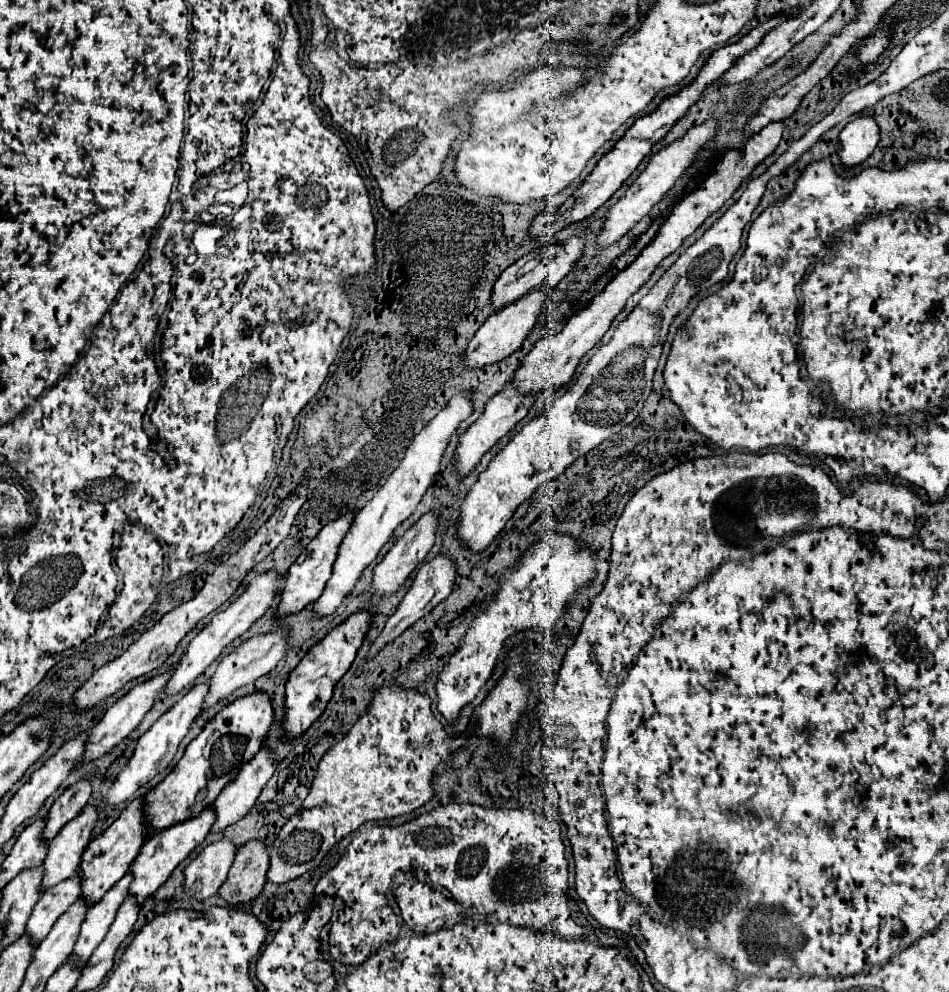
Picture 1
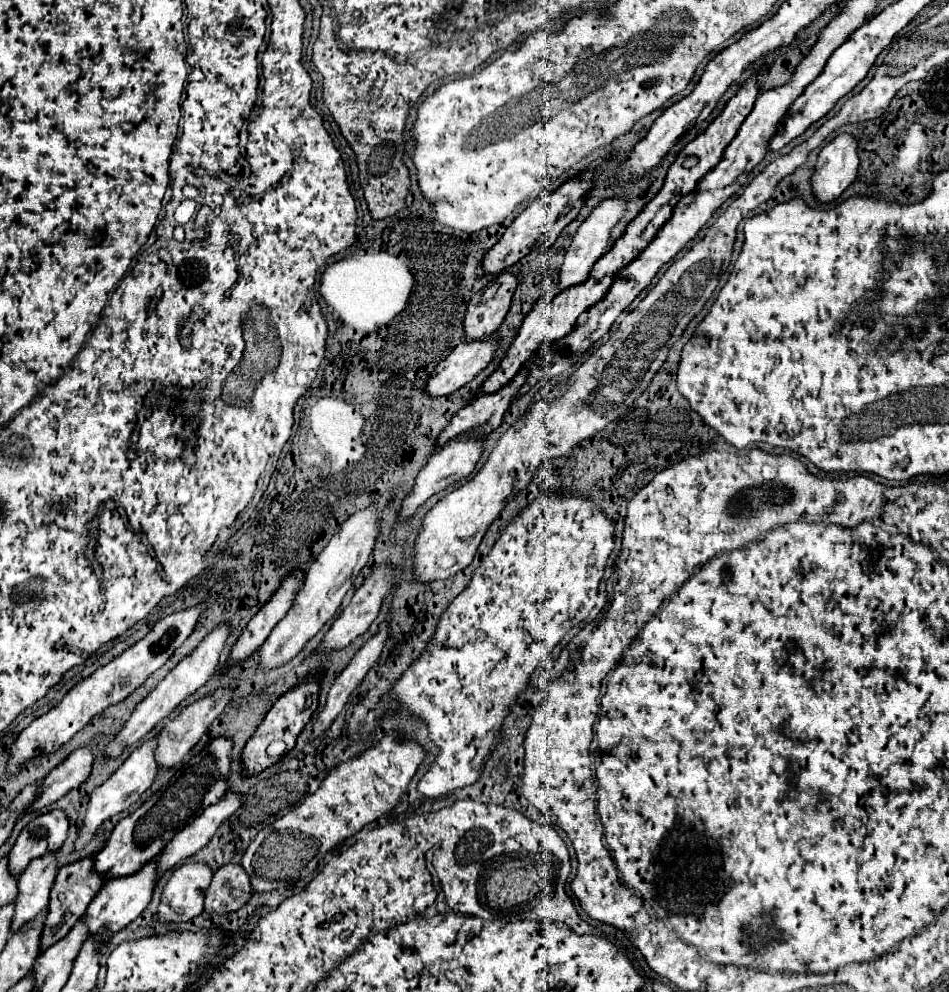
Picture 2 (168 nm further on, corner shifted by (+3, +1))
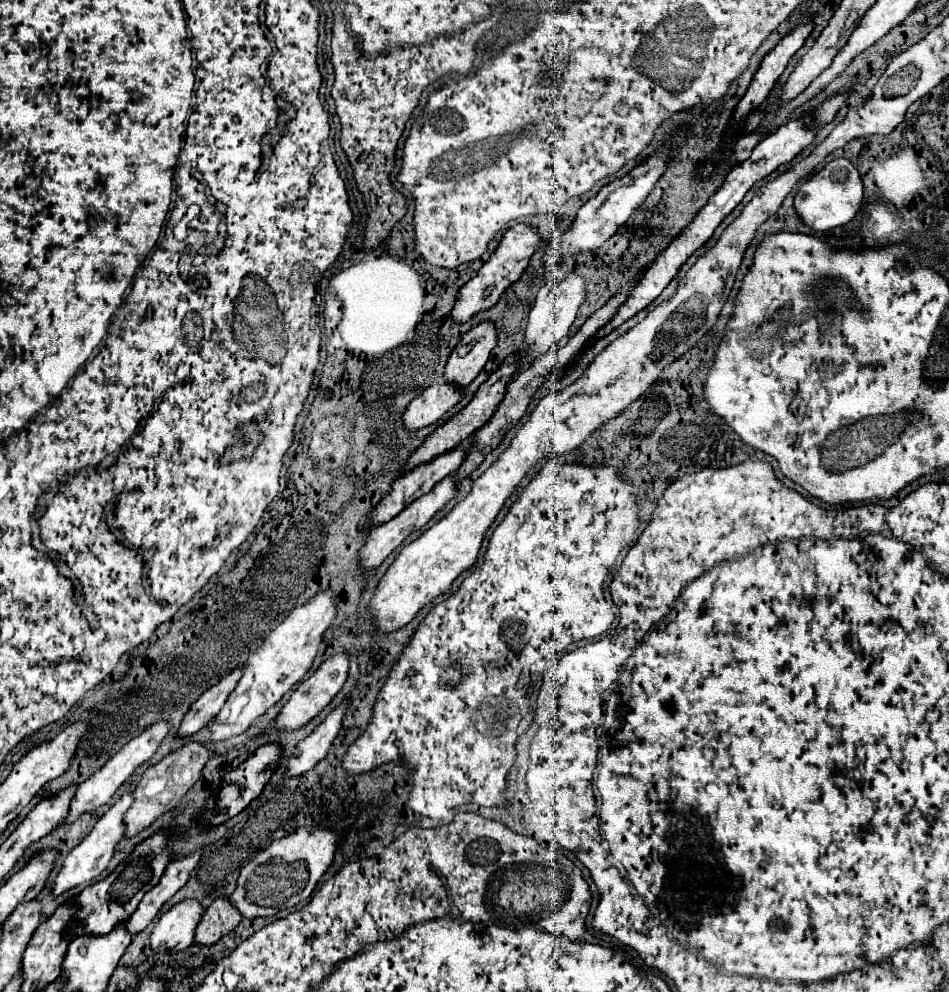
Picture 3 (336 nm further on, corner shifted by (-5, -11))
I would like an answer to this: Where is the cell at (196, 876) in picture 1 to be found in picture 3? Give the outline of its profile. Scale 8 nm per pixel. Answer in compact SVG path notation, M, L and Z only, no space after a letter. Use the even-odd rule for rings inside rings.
M184 899L172 905L156 923L150 945L160 951L182 951L194 943L198 921L204 915L204 907L198 899Z

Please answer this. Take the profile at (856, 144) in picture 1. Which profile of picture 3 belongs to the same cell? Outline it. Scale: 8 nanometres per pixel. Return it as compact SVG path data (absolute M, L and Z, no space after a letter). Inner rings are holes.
M834 159L826 163L826 167L818 171L814 177L810 177L794 197L794 207L798 215L814 231L828 231L848 223L856 215L860 203L862 203L862 177L848 159Z

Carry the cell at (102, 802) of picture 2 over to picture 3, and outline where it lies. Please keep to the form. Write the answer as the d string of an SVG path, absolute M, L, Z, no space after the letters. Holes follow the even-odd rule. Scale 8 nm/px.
M128 791L128 793L124 793L124 795L96 821L96 825L94 825L92 831L82 839L82 843L76 845L76 847L70 851L70 855L64 859L64 865L62 865L62 869L60 869L58 877L56 877L56 883L54 883L54 893L56 893L56 895L60 895L60 893L64 893L64 891L68 891L68 889L72 889L72 887L76 887L76 885L80 885L80 883L86 883L86 881L96 879L96 877L108 867L108 863L110 863L110 859L112 859L112 855L114 855L114 849L116 849L118 841L122 839L122 835L124 835L124 831L126 831L124 815L126 815L126 811L128 811L132 805L134 805L134 793Z

